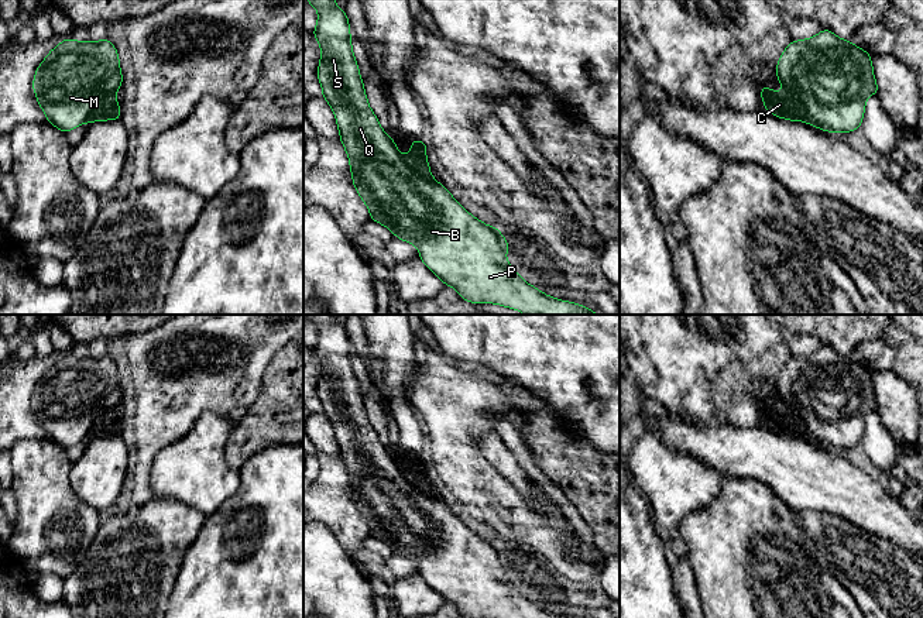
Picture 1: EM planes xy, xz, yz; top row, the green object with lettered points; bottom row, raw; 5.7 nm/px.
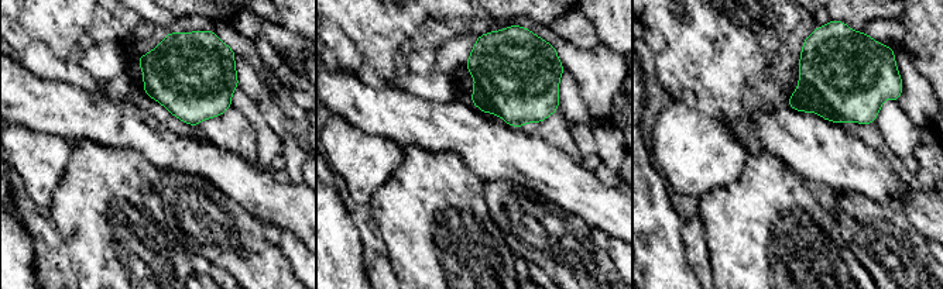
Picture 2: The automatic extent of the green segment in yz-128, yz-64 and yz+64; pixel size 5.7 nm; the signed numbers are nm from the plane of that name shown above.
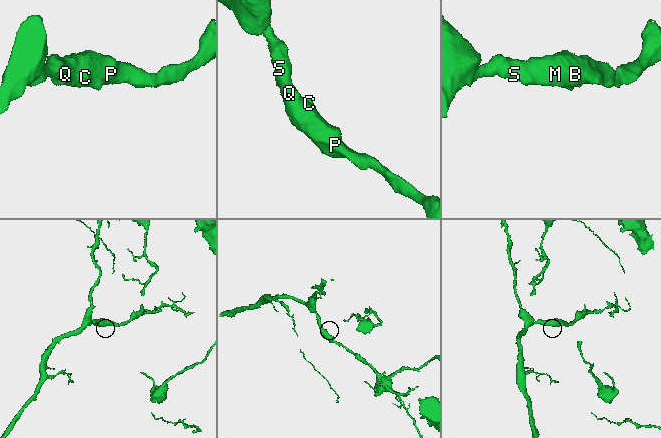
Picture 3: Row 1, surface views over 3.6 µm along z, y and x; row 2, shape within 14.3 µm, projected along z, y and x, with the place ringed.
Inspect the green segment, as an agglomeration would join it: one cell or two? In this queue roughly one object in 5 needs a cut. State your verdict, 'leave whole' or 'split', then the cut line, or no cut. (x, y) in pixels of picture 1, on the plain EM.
split; cut yz (783, 401), (798, 414), (817, 442)

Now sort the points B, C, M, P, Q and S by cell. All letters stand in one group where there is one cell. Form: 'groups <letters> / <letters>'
groups B M P Q S / C

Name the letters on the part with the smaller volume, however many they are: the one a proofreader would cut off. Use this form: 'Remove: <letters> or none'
Remove: C

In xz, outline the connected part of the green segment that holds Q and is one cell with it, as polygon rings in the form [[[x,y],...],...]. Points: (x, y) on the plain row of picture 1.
[[[308,315],[308,320],[319,330],[313,353],[320,361],[318,396],[322,412],[336,432],[353,501],[368,523],[371,536],[385,542],[397,555],[415,562],[422,578],[467,618],[569,618],[552,614],[525,598],[507,577],[509,560],[497,543],[476,535],[442,499],[418,494],[402,477],[395,457],[381,444],[370,425],[344,326],[336,322],[334,315]]]

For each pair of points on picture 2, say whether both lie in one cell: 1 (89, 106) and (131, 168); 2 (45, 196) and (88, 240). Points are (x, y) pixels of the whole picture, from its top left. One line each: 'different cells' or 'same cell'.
1: different cells
2: different cells

